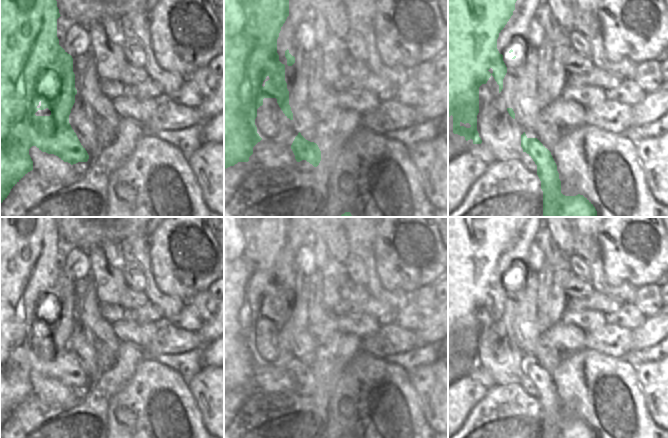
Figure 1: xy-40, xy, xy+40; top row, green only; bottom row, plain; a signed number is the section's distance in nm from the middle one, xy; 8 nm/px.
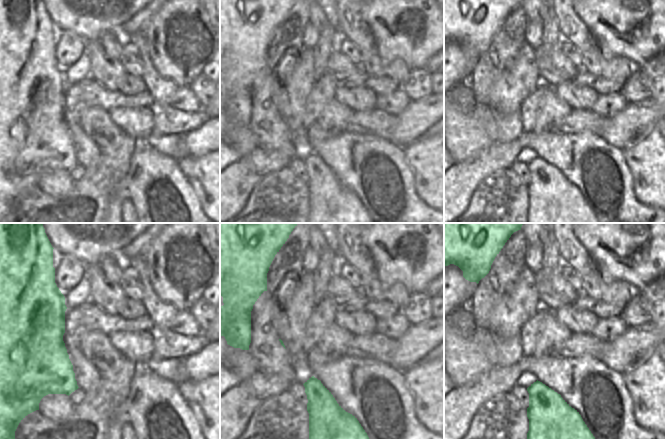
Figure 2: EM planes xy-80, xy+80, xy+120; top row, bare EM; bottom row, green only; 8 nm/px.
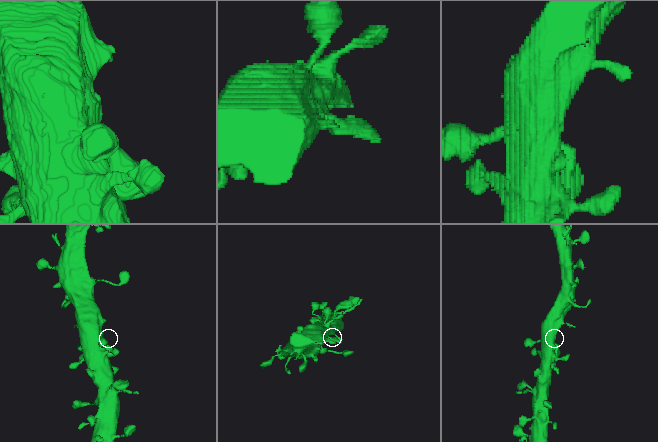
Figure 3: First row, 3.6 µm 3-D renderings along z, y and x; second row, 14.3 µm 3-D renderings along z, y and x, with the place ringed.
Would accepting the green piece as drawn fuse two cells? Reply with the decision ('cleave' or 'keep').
keep

